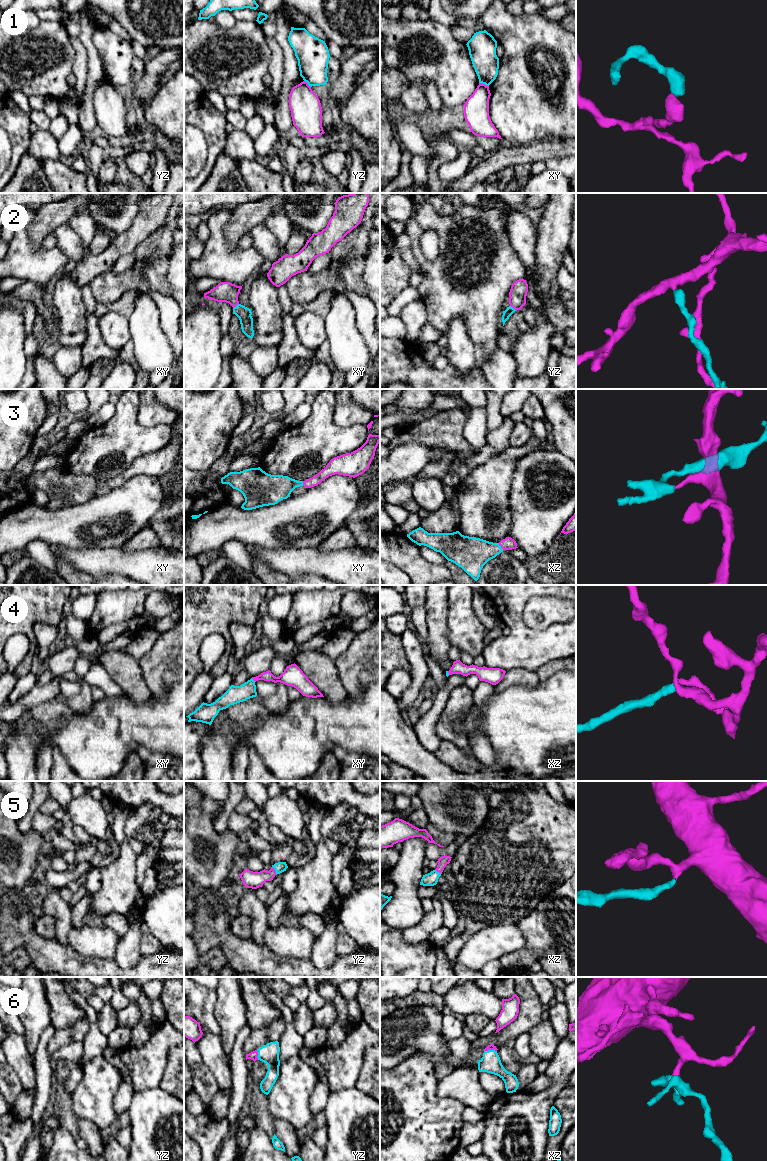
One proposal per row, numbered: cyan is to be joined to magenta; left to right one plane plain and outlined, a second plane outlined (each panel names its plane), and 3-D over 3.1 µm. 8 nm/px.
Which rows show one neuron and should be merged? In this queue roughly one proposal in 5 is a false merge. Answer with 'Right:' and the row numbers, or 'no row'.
Right: 2, 3, 4, 5, 6

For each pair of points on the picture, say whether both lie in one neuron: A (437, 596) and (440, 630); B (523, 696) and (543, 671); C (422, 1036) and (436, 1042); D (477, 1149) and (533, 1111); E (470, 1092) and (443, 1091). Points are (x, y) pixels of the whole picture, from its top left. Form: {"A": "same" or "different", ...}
{"A": "same", "B": "different", "C": "same", "D": "different", "E": "same"}

